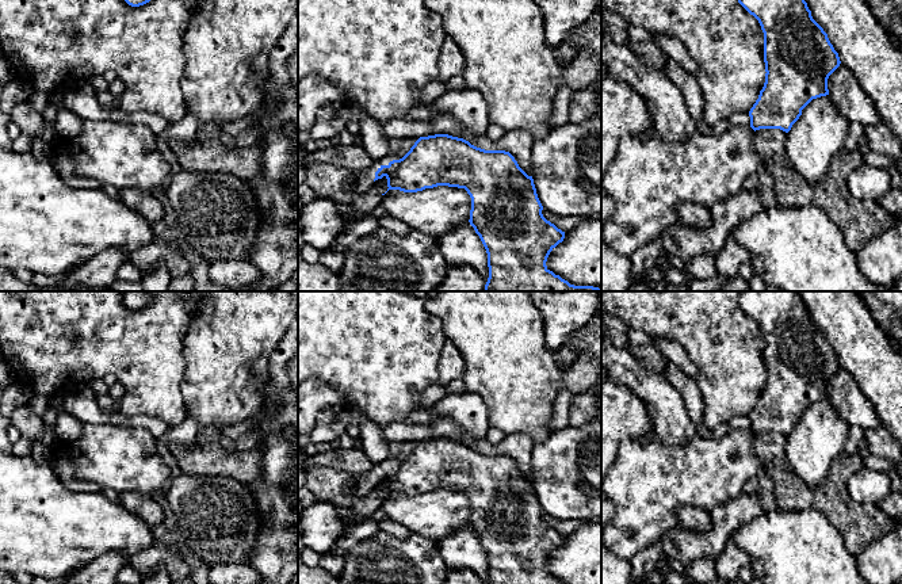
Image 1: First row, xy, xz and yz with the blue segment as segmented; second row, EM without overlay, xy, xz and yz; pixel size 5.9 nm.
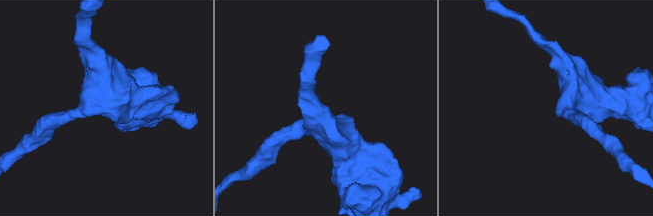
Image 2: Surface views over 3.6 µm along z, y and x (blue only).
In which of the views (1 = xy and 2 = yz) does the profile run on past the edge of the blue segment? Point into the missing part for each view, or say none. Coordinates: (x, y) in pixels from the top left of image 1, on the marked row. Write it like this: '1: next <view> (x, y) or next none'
1: next none
2: next none

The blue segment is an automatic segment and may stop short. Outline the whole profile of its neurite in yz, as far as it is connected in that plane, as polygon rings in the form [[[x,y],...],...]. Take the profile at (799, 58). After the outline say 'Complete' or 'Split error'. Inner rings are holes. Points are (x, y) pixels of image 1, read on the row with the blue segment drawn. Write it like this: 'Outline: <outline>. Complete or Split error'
Outline: [[[738,0],[738,3],[758,20],[764,33],[767,73],[758,99],[749,111],[750,127],[754,131],[760,129],[780,129],[788,133],[802,115],[802,110],[813,99],[829,95],[828,79],[841,64],[838,53],[834,50],[823,28],[813,19],[804,0]]]. Complete

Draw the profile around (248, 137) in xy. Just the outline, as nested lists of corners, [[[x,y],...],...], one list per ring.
[[[251,126],[238,134],[236,134],[229,144],[237,148],[248,148],[252,146],[257,142],[257,140],[263,134],[263,127],[261,126]]]

